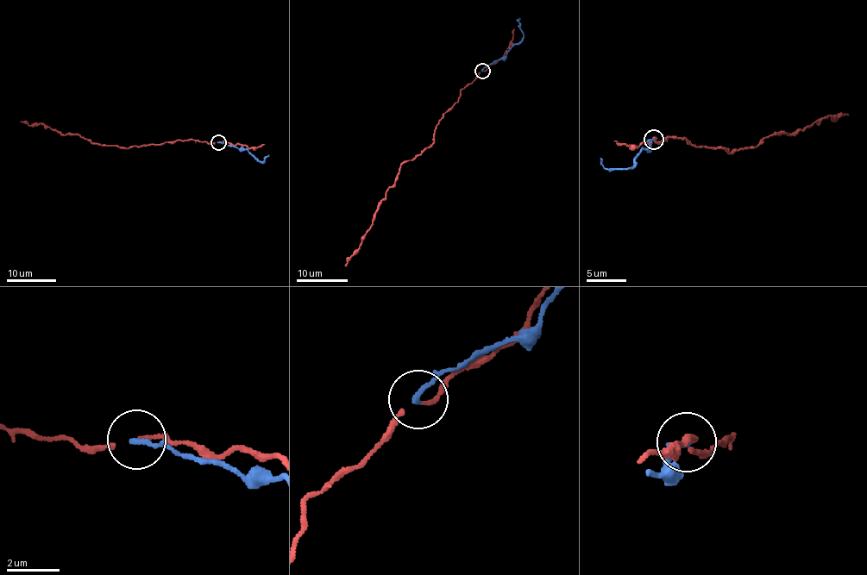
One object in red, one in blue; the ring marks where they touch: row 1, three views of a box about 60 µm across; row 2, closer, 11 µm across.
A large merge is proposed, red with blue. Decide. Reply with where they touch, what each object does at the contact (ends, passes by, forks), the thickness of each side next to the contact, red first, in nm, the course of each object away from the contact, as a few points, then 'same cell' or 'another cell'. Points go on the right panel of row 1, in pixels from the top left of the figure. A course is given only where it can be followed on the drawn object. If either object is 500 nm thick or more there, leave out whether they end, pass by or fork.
place (654, 139); red passes by; blue ends; calibres 100 and 190 nm; course red (655, 139), (680, 138), (732, 153), (754, 148), (775, 133), (796, 134), (831, 116), (847, 115); course blue (653, 139), (631, 168), (607, 170), (599, 158); another cell

